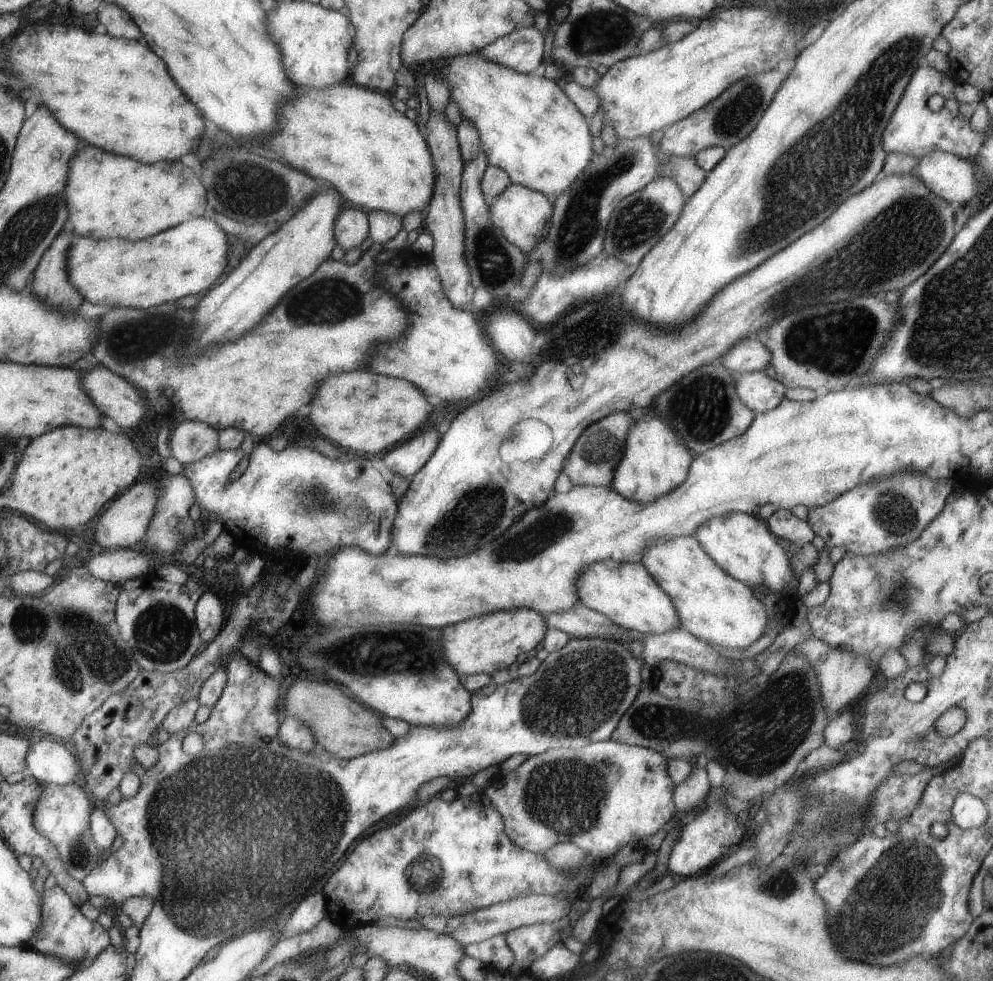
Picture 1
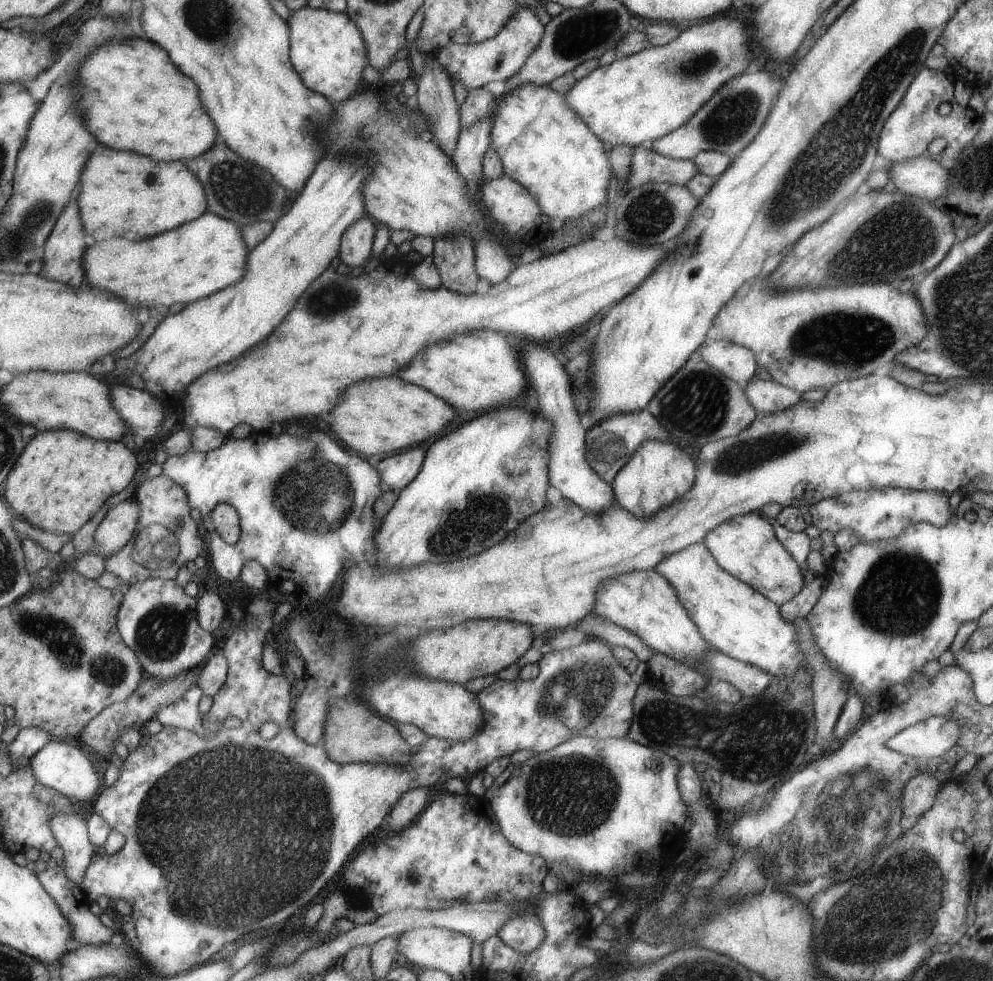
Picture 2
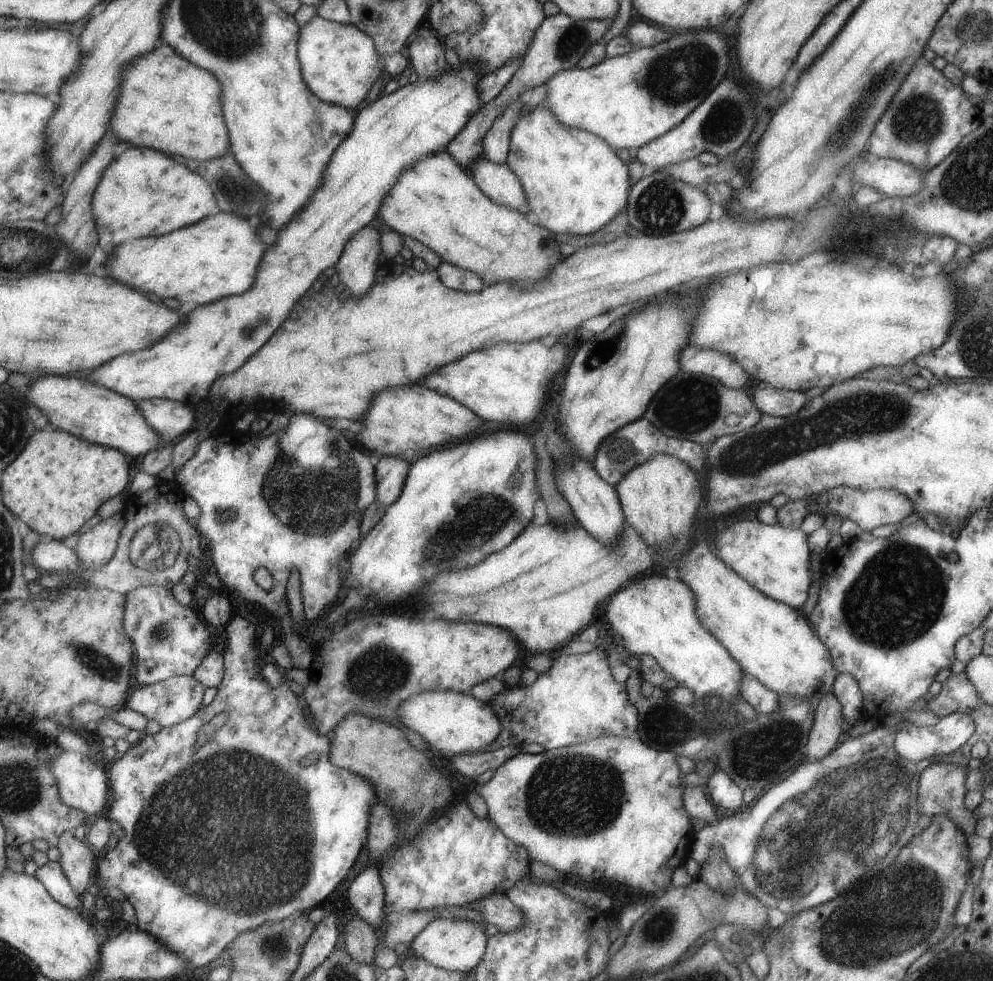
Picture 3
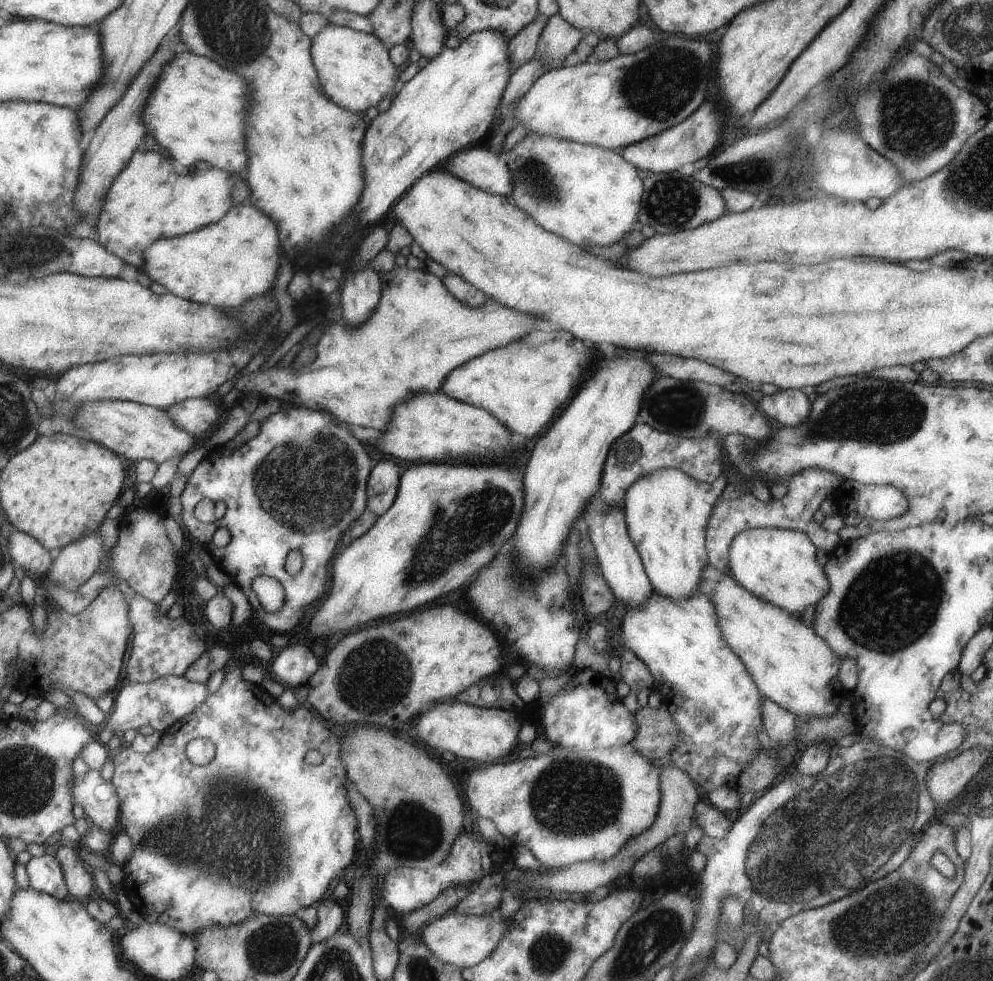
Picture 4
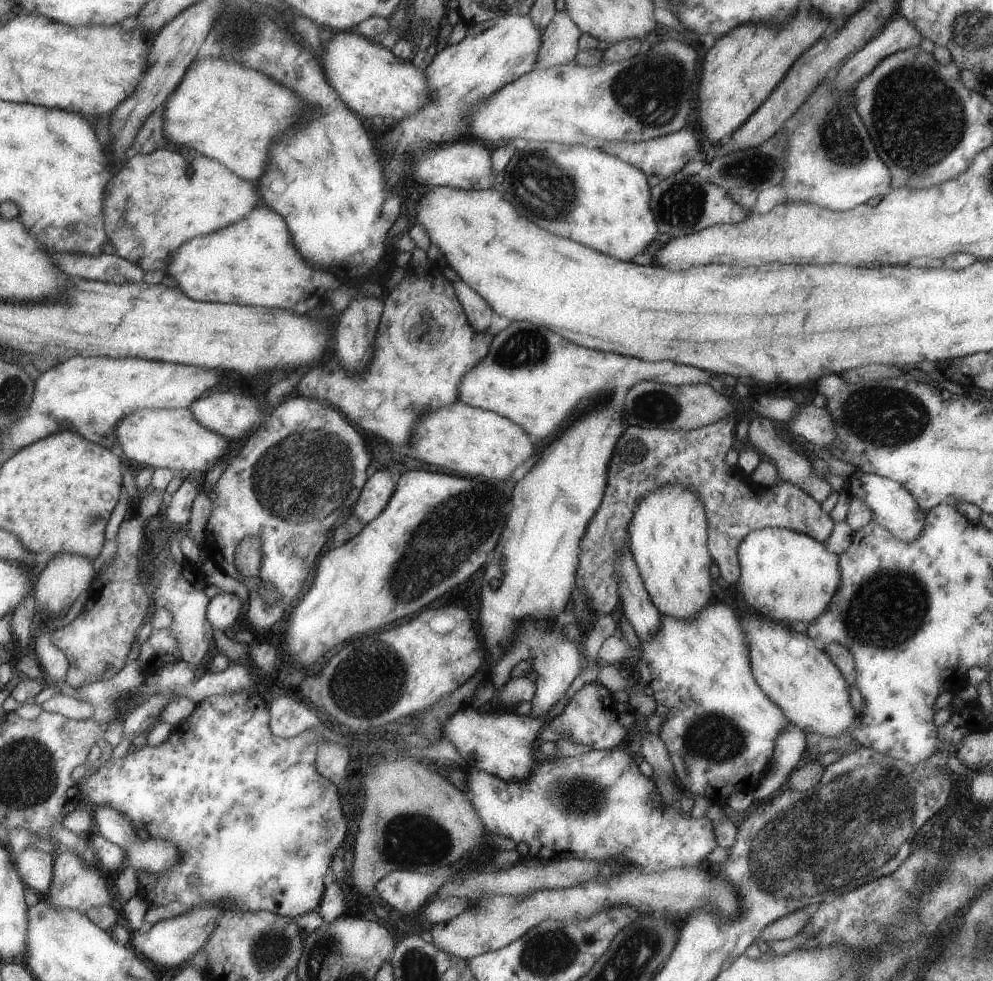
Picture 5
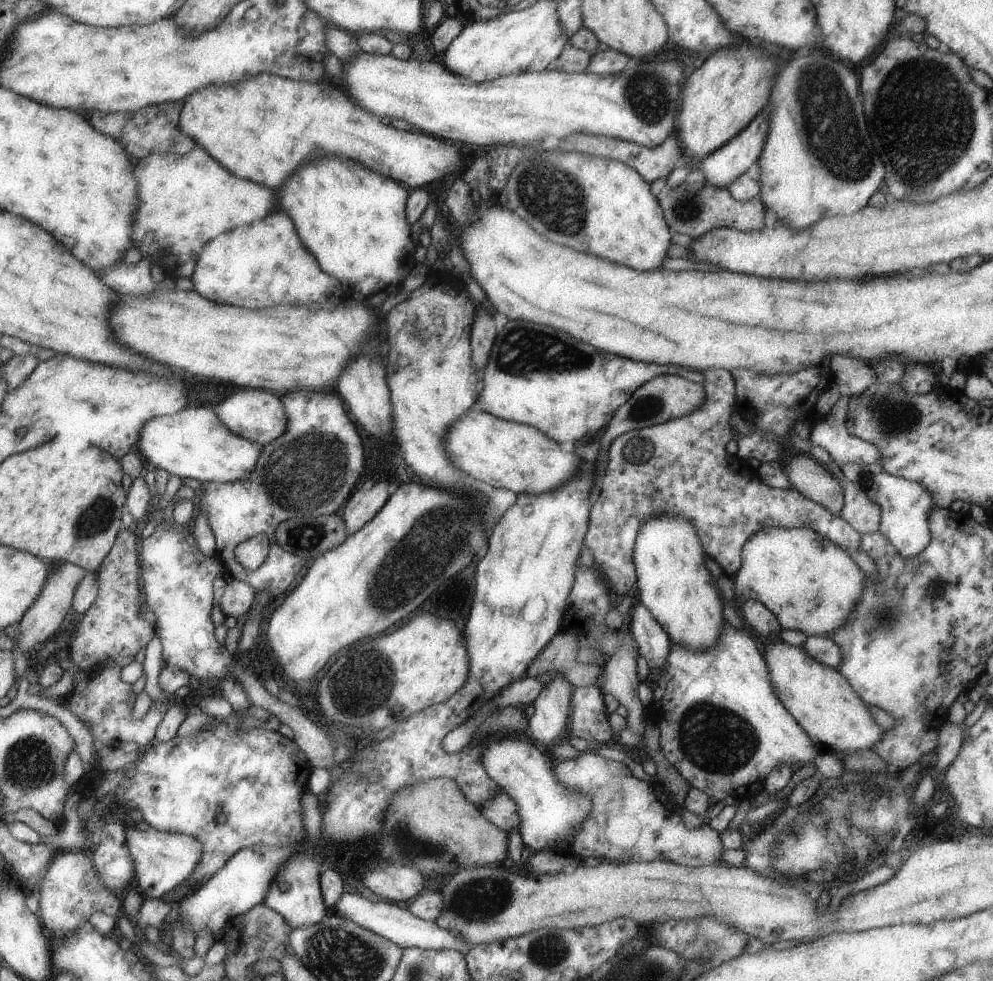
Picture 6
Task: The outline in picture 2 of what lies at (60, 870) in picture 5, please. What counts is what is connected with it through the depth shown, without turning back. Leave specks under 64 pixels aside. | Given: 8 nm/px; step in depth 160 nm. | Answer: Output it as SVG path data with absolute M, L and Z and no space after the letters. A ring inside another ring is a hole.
M61 811L50 814L48 825L57 844L63 849L64 875L78 885L93 856L86 821L75 811Z

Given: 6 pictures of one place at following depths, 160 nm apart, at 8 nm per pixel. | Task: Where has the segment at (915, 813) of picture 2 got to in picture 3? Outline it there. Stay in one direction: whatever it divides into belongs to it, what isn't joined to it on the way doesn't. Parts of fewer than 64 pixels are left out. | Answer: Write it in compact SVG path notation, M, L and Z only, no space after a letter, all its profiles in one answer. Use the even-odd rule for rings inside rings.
M943 761L929 765L922 771L922 774L918 778L916 810L928 817L933 815L947 815L958 824L958 827L964 832L965 836L969 836L974 832L977 820L973 817L973 812L969 811L963 805L963 796L965 796L966 792L963 783L966 770L967 768L962 769Z

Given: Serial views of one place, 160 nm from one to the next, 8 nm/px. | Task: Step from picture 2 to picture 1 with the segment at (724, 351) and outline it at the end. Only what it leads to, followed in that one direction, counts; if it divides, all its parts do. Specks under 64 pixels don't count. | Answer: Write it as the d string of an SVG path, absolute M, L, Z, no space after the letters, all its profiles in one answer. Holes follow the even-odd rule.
M746 339L731 346L718 361L734 375L764 371L770 365L769 358L771 354L765 346L755 339Z

